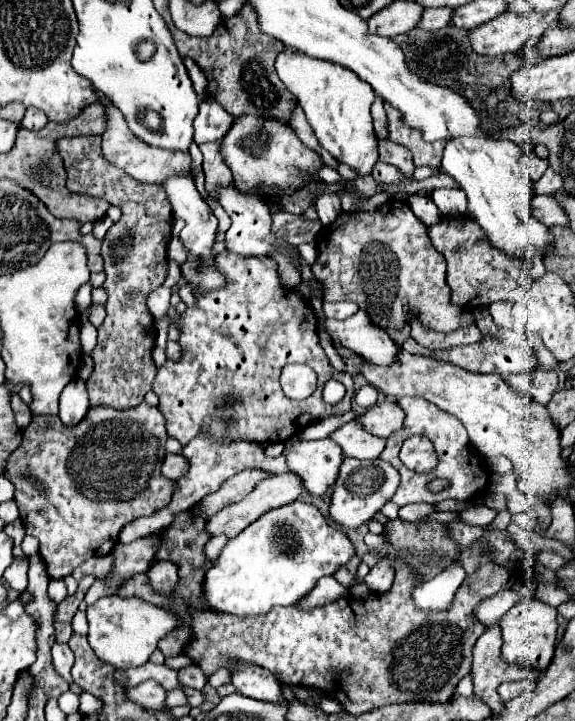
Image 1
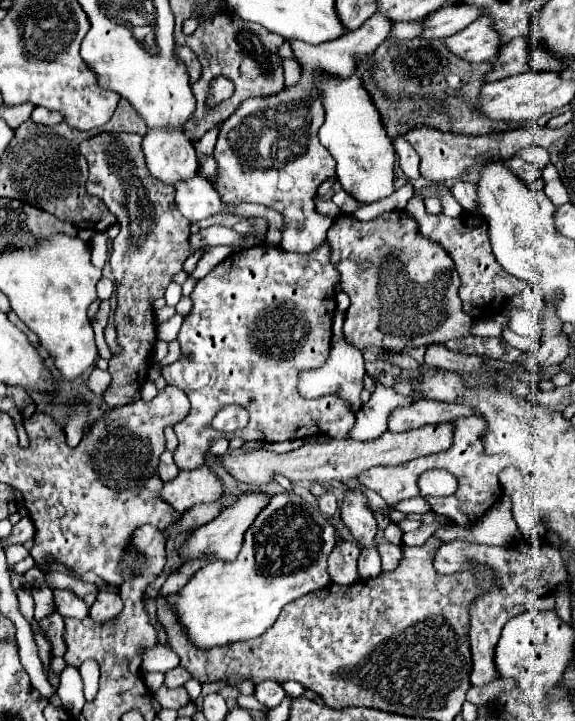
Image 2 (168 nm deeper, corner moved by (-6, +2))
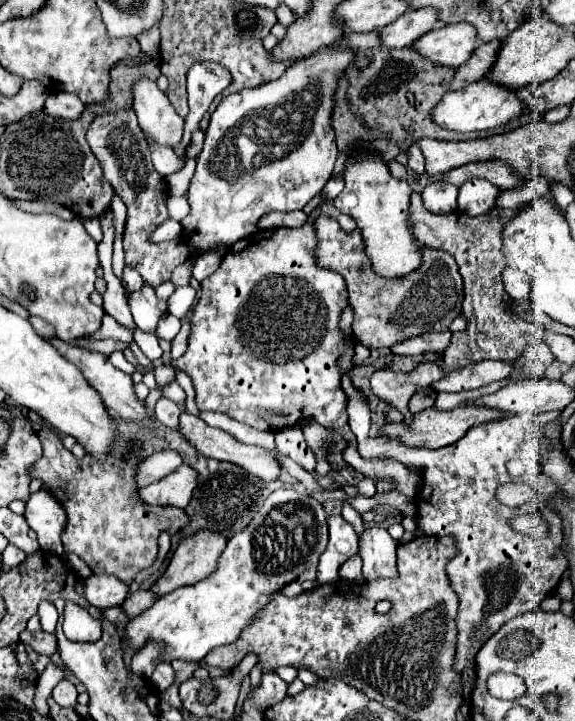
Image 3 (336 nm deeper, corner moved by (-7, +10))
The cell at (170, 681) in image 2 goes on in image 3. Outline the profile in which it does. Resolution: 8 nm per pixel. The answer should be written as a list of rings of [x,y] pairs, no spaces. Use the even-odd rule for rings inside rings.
[[[157,664],[155,672],[151,676],[151,682],[157,692],[163,692],[165,688],[169,688],[175,682],[175,672],[173,672],[171,664]]]

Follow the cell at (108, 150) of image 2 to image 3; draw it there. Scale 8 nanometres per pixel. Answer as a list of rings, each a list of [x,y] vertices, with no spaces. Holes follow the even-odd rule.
[[[123,110],[115,114],[103,114],[95,118],[87,132],[87,144],[91,146],[93,154],[101,162],[103,176],[115,188],[119,198],[127,206],[127,222],[123,234],[123,250],[125,250],[125,264],[135,268],[147,284],[153,288],[161,282],[171,278],[171,272],[189,258],[189,248],[185,248],[183,240],[167,240],[153,244],[149,236],[157,230],[159,224],[169,220],[169,212],[165,200],[169,196],[169,188],[165,178],[155,170],[149,144],[143,138],[143,132],[137,124],[133,110]]]

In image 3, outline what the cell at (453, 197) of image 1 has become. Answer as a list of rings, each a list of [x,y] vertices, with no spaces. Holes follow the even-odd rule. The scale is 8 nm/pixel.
[[[467,180],[459,188],[459,210],[469,216],[485,214],[497,204],[501,194],[503,190],[489,184],[489,180]]]

